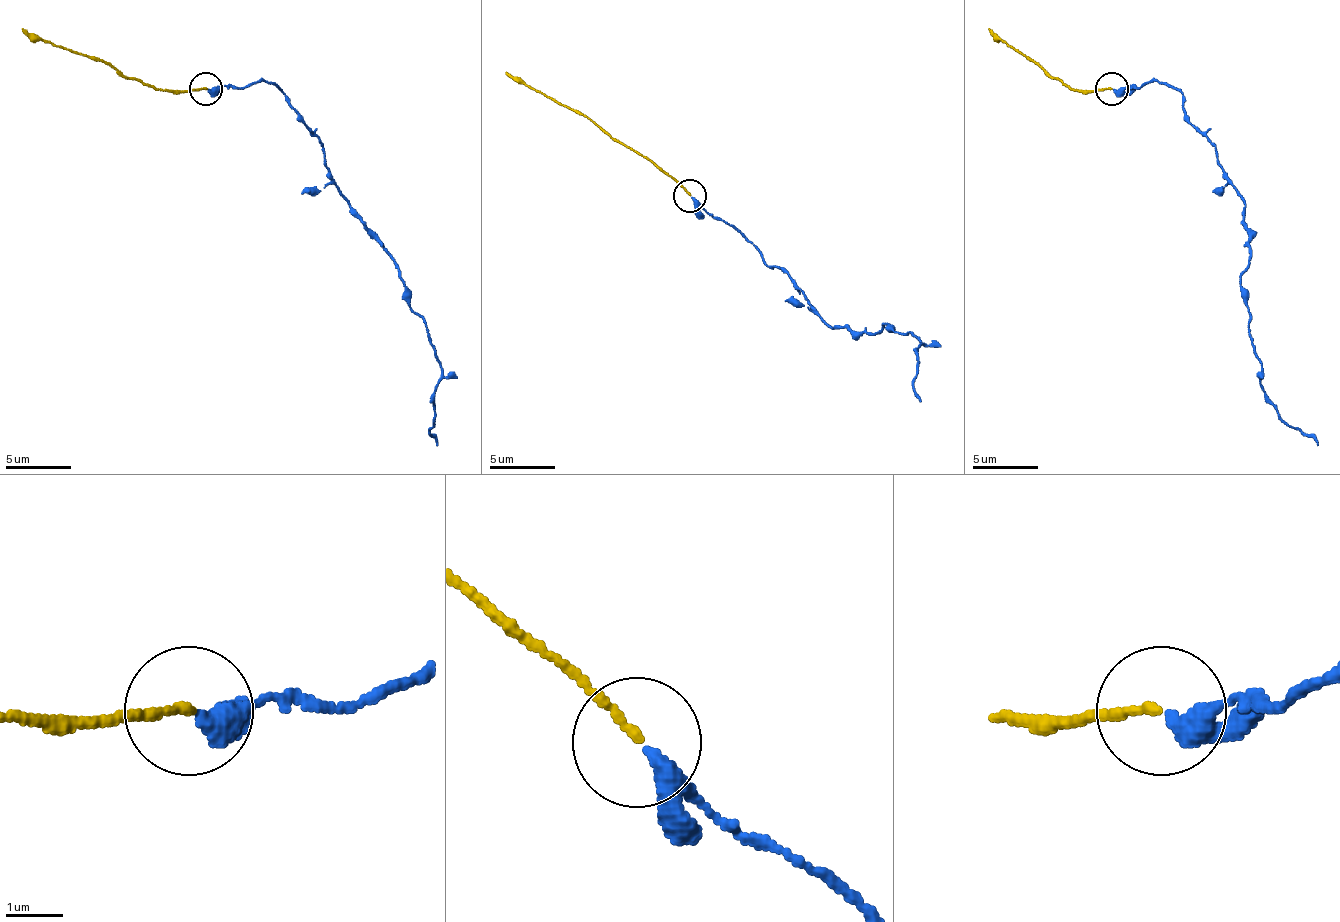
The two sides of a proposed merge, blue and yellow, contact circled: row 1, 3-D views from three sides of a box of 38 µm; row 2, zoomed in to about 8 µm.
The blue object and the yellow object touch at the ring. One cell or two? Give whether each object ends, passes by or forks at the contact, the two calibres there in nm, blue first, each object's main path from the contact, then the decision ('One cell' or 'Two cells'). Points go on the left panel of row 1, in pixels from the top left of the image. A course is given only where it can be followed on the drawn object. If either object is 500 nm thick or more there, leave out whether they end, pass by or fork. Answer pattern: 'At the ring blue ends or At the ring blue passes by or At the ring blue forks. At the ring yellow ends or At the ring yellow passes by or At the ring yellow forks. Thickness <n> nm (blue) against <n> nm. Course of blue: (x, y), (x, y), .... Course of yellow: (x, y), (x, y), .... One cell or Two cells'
At the ring blue passes by. At the ring yellow ends. Thickness 280 nm (blue) against 140 nm. Course of blue: (208, 88), (271, 81), (320, 140), (327, 177), (389, 255), (442, 367), (429, 433), (438, 446). Course of yellow: (205, 88), (156, 91), (123, 78), (106, 61), (41, 42), (21, 29). One cell

